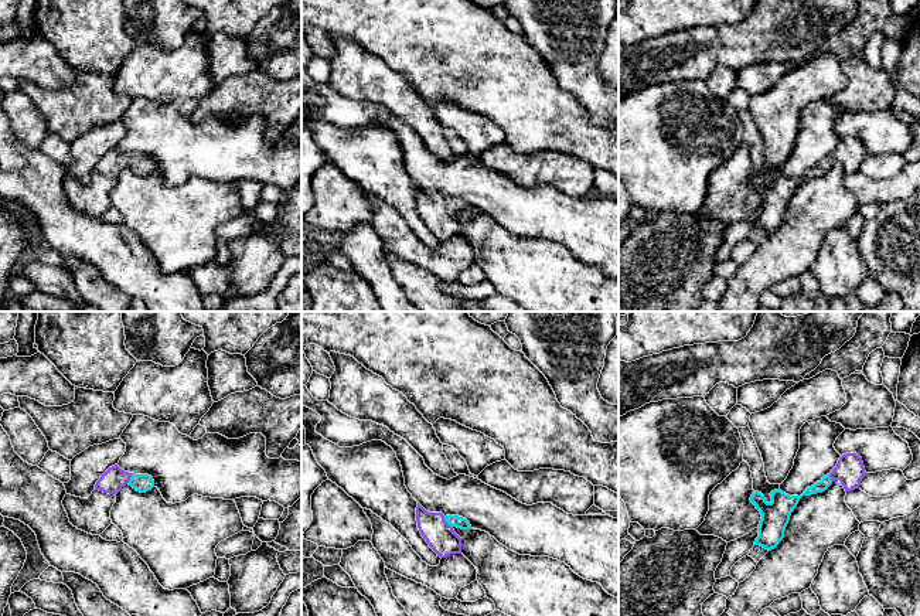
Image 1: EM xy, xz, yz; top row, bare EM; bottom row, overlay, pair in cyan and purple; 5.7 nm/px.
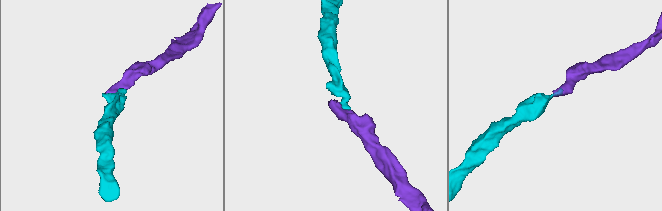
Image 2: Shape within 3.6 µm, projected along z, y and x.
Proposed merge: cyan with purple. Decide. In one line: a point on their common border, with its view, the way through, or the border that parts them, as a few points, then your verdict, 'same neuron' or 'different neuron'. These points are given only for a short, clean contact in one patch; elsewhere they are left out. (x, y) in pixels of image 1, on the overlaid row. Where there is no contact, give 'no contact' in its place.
meets cyan in xz at (447, 523); runs through xz (457, 521), (447, 523), (440, 530), (440, 537); same neuron

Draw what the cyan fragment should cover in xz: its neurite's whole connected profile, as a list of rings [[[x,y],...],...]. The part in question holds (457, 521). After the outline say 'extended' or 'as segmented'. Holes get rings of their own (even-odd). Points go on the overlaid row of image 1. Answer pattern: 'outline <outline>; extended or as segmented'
outline [[[419,503],[416,507],[416,521],[422,537],[440,558],[461,554],[461,538],[454,532],[454,527],[473,530],[466,518],[429,513]]]; extended

